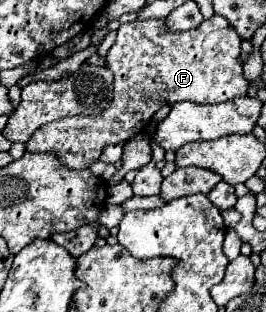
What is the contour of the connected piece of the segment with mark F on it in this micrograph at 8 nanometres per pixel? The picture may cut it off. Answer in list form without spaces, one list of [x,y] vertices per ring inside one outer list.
[[[211,16],[209,20],[203,20],[203,24],[199,24],[199,28],[193,28],[191,32],[167,32],[163,20],[135,20],[129,24],[121,24],[121,28],[117,30],[117,42],[107,54],[107,68],[115,74],[113,102],[109,110],[99,116],[71,116],[43,124],[33,132],[31,140],[27,140],[27,152],[51,152],[67,168],[83,170],[99,160],[105,146],[125,144],[127,140],[137,136],[164,103],[177,104],[187,100],[195,104],[219,104],[237,96],[245,96],[249,80],[243,76],[241,70],[241,42],[229,22],[221,16]]]

